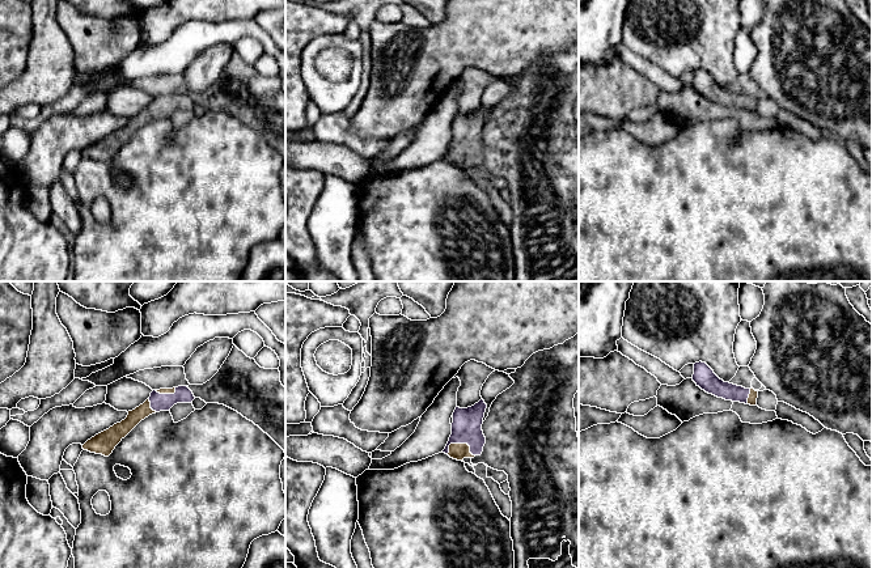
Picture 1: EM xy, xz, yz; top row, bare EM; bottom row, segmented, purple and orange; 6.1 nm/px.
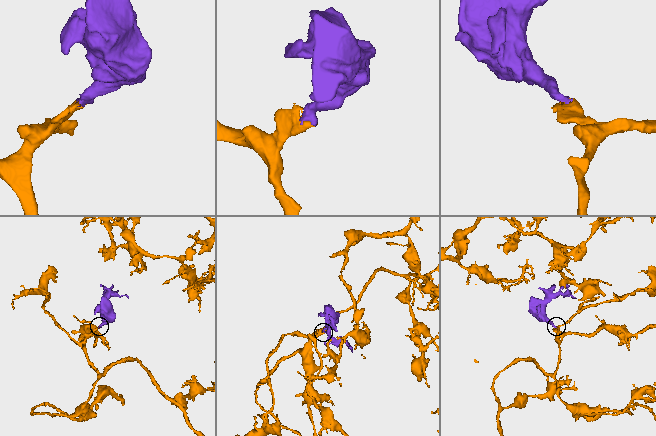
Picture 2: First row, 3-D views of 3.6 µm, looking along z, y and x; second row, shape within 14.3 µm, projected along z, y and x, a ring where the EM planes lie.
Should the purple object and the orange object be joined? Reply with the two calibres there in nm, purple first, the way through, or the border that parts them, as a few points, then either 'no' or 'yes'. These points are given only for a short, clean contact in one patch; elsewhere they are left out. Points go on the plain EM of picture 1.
calibres 190 and 100 nm; way xz (466, 135), (464, 149), (458, 159); yes

